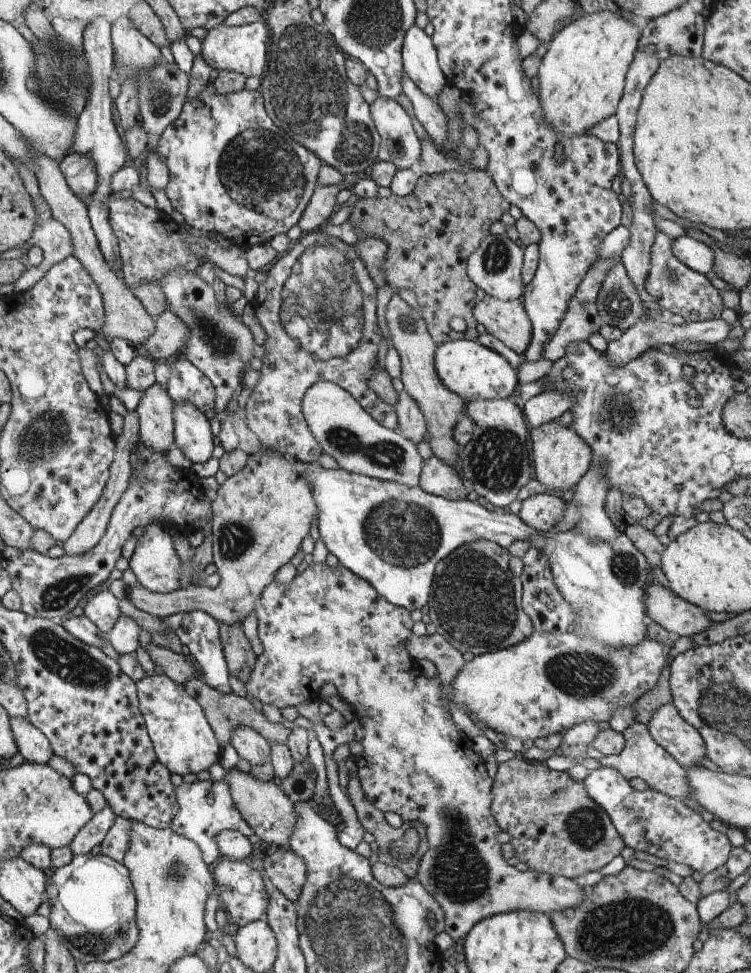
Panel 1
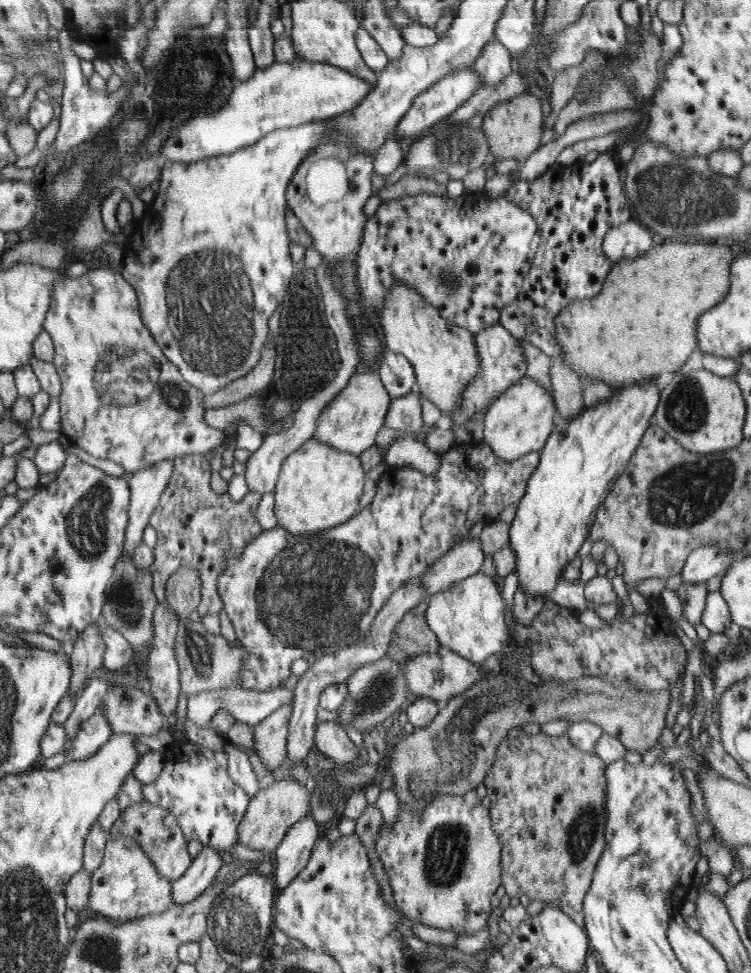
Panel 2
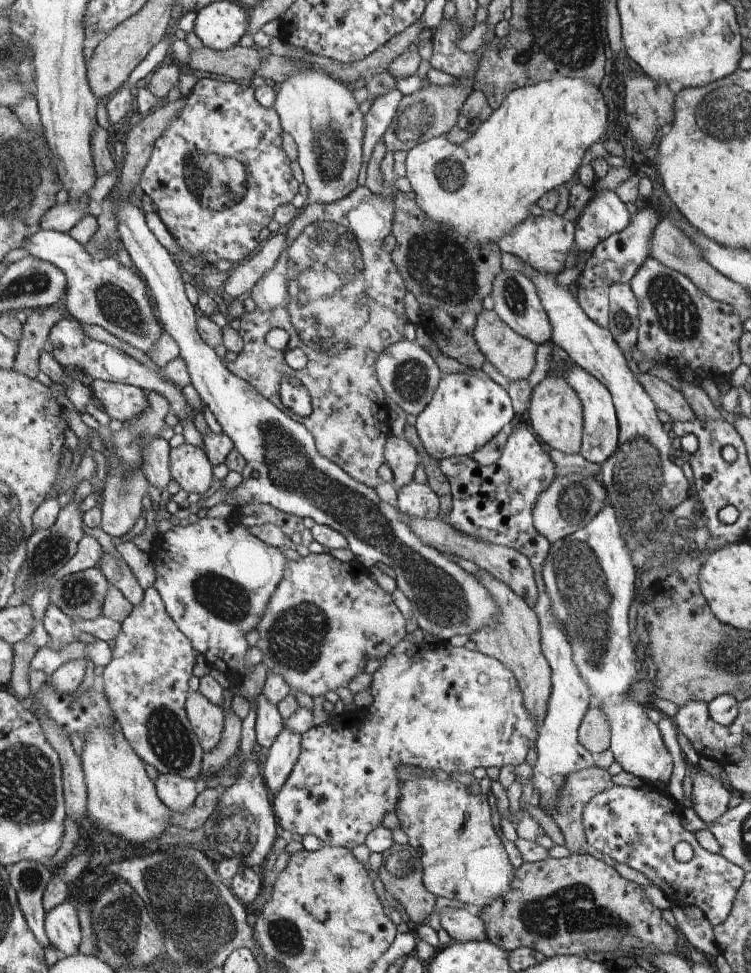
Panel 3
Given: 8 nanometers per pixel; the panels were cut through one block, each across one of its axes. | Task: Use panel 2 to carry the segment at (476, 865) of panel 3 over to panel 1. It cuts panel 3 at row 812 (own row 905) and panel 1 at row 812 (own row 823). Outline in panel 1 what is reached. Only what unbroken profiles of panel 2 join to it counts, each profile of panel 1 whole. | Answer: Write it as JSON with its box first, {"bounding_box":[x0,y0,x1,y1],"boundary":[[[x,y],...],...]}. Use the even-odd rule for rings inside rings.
{"bounding_box":[244,562,586,941],"boundary":[[[313,562],[301,574],[297,574],[290,584],[277,584],[272,581],[270,585],[264,589],[263,596],[255,608],[257,617],[257,632],[258,638],[263,647],[263,652],[258,656],[255,668],[252,670],[251,678],[244,684],[246,689],[246,697],[248,699],[258,698],[263,705],[271,704],[279,707],[282,711],[287,707],[297,707],[304,702],[313,700],[314,692],[319,692],[324,684],[333,684],[336,687],[337,694],[348,703],[352,710],[357,715],[359,722],[365,729],[361,744],[364,747],[359,758],[356,759],[357,767],[359,768],[357,775],[364,792],[364,796],[369,802],[372,802],[381,812],[396,812],[401,818],[402,822],[420,822],[426,829],[426,842],[428,842],[428,852],[424,854],[422,866],[415,878],[422,883],[422,886],[427,887],[431,891],[432,896],[436,902],[440,903],[442,910],[444,910],[444,932],[446,932],[454,941],[458,938],[464,938],[472,928],[484,918],[494,916],[494,914],[512,912],[512,911],[536,911],[548,914],[550,912],[560,912],[566,908],[576,908],[586,895],[585,889],[574,882],[574,880],[566,878],[562,875],[549,875],[538,871],[523,872],[517,868],[512,868],[500,852],[500,842],[496,840],[500,828],[496,824],[495,816],[490,814],[490,790],[492,790],[492,778],[486,772],[486,766],[482,762],[482,758],[474,752],[473,739],[460,730],[456,729],[452,716],[448,710],[444,710],[442,698],[438,700],[440,688],[436,684],[432,684],[428,678],[420,678],[422,676],[422,669],[414,666],[414,659],[410,660],[410,654],[406,650],[406,640],[412,636],[412,622],[413,612],[402,606],[396,606],[385,599],[372,586],[367,579],[360,578],[359,575],[354,574],[348,567],[338,565],[337,567],[330,567],[326,562],[318,564]]]}

